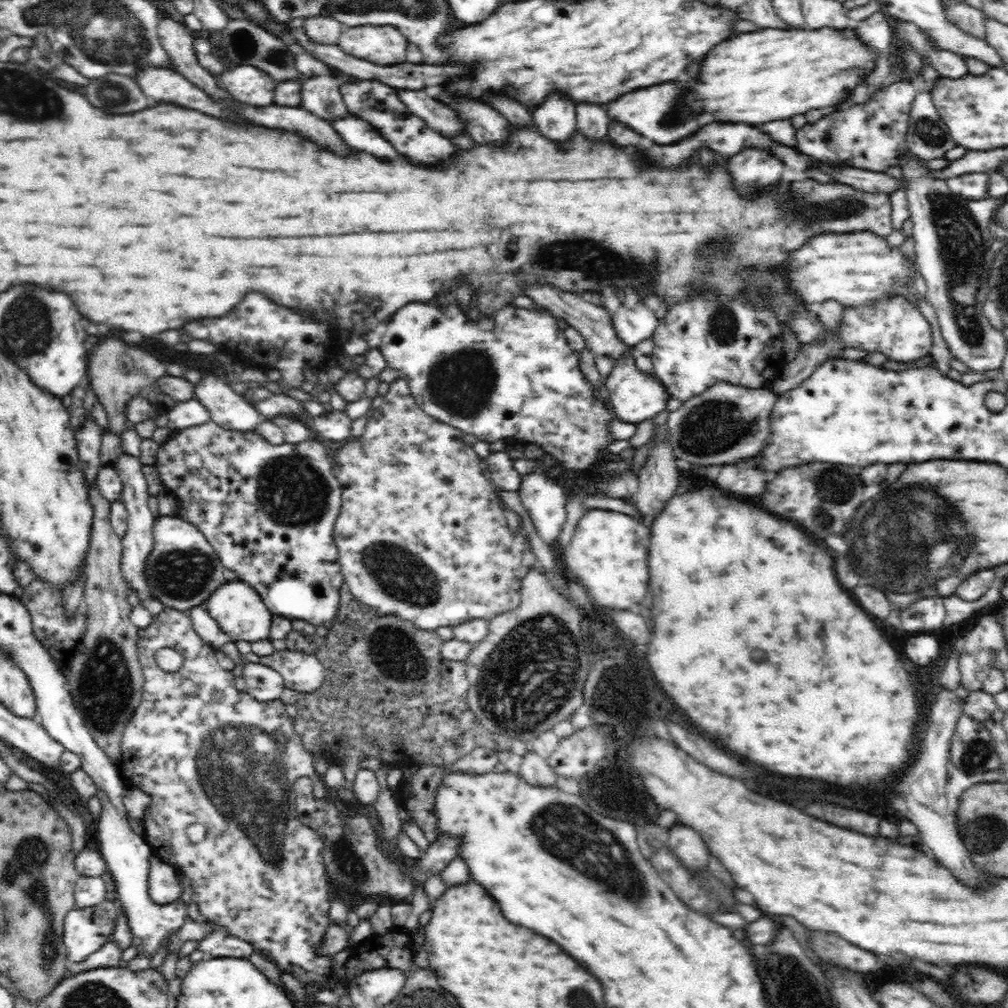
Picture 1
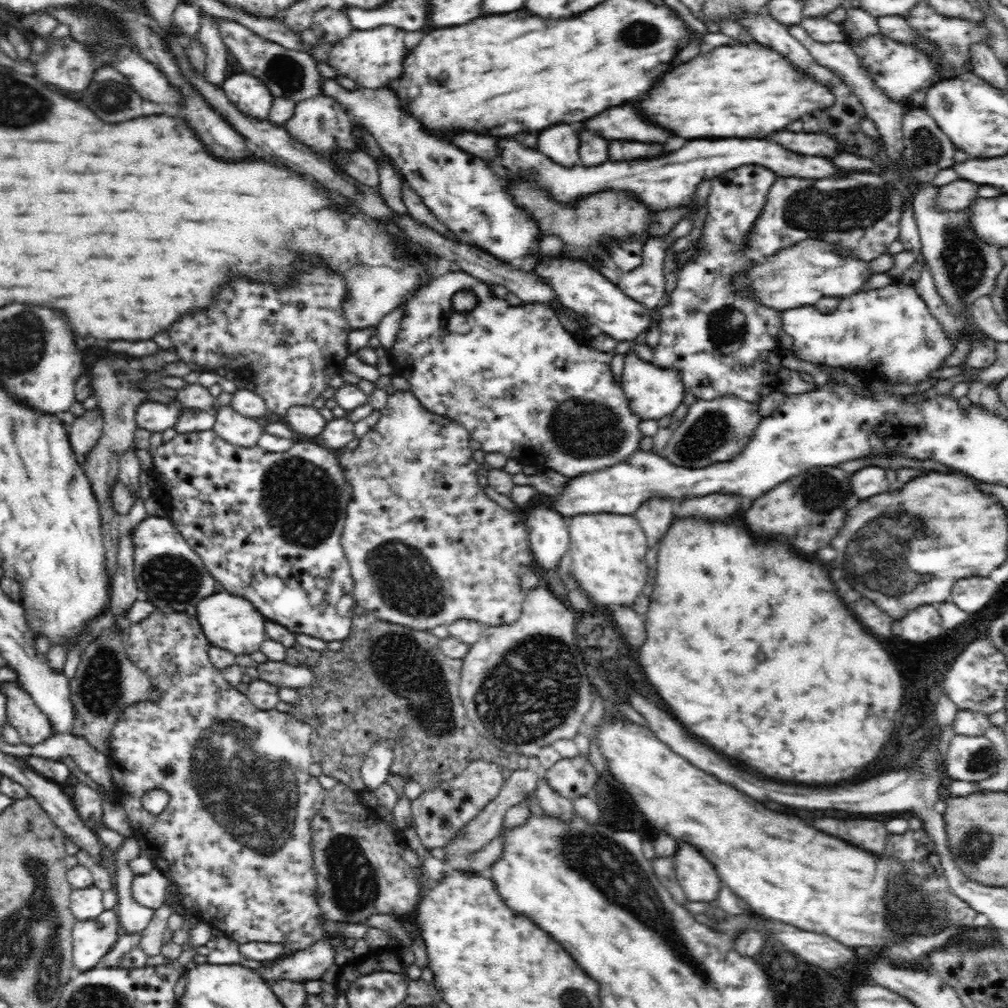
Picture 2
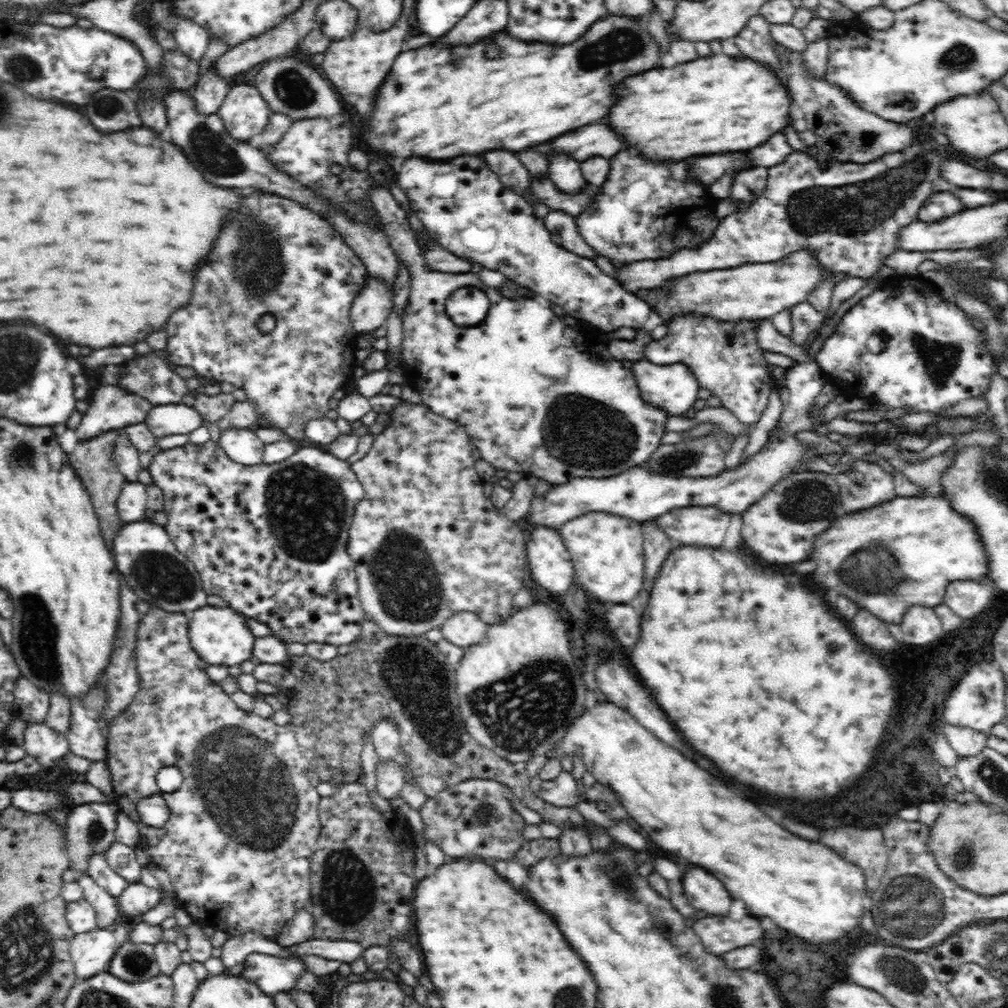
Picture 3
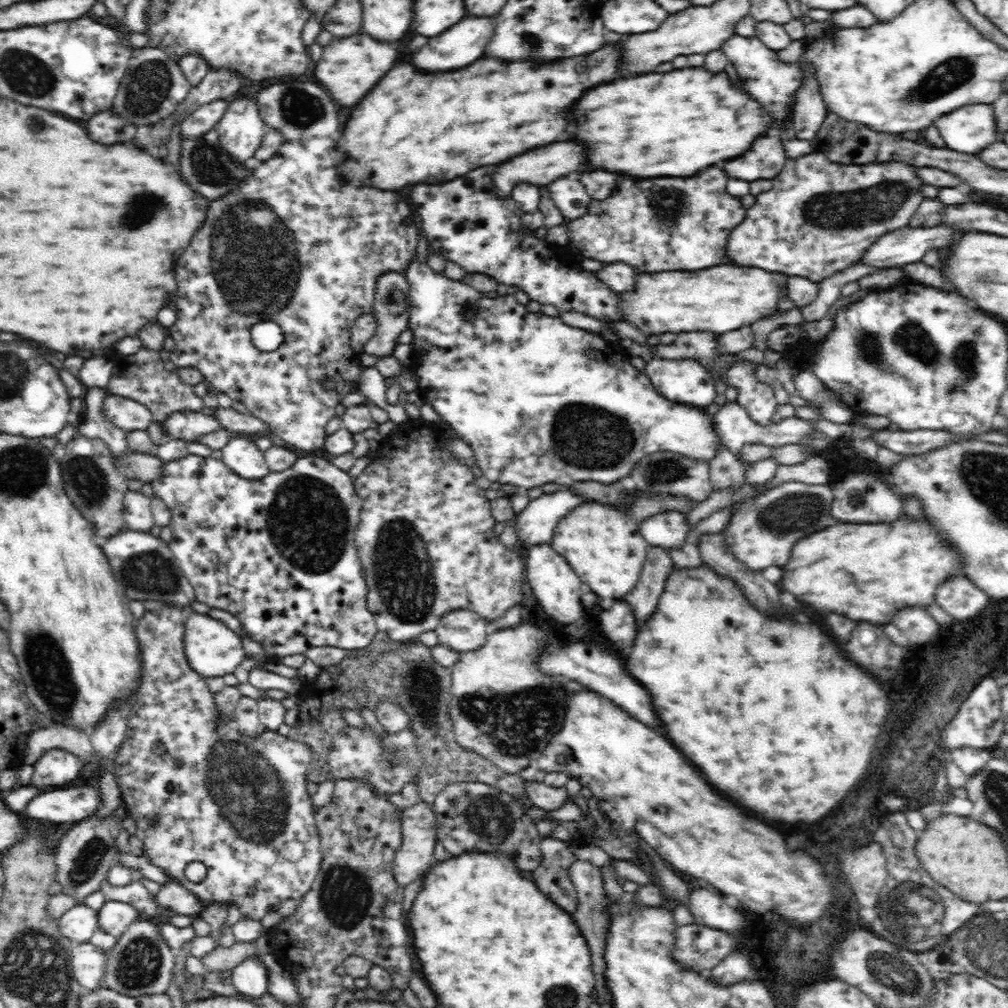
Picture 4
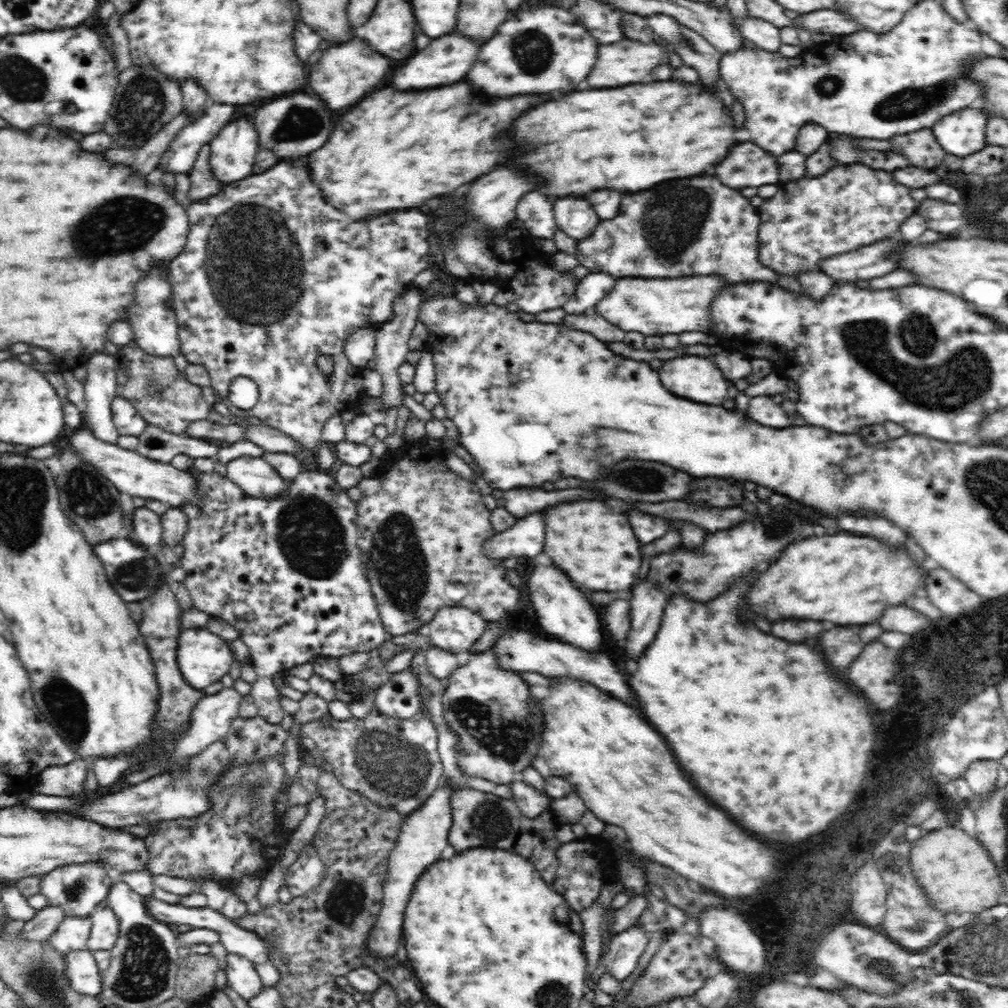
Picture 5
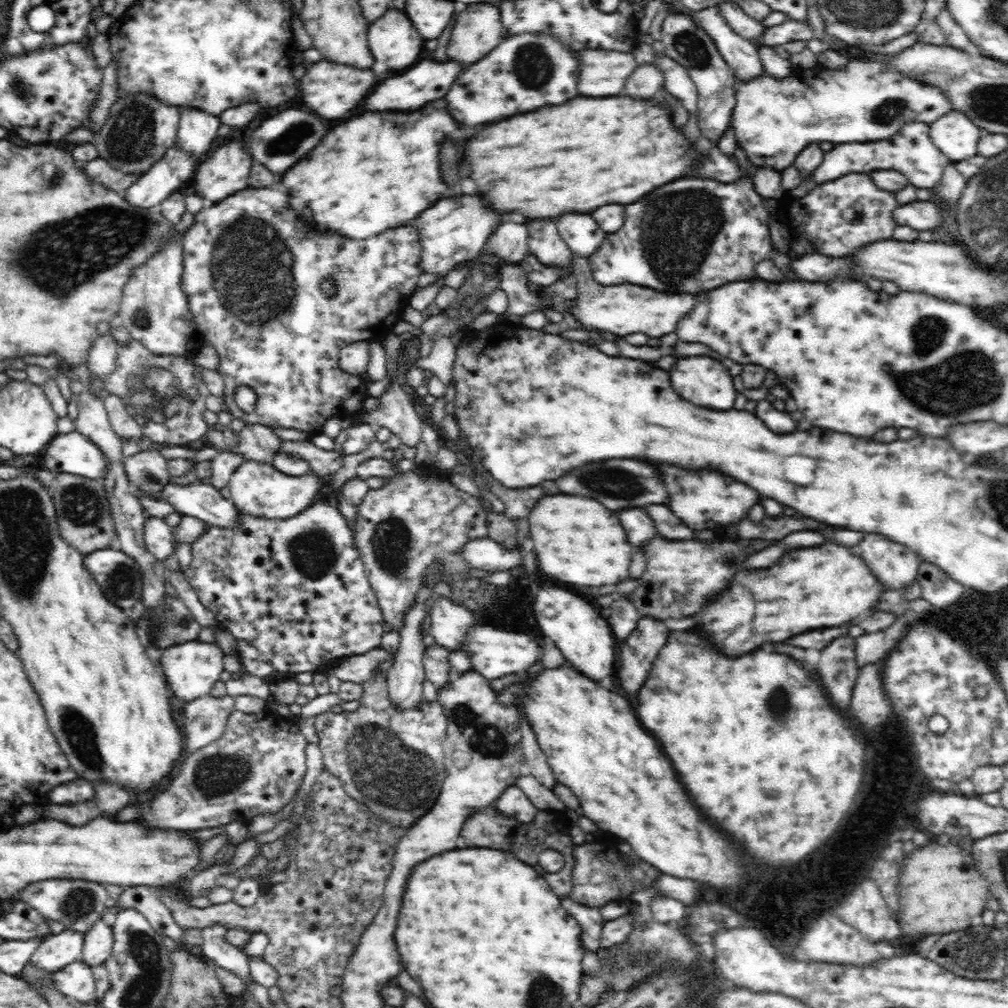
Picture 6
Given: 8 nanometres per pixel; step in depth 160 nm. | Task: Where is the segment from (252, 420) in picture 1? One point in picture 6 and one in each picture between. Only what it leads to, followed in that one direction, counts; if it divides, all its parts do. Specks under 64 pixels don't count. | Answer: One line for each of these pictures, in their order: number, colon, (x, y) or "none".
2: (238, 430)
3: (243, 446)
4: (242, 457)
5: (253, 475)
6: (258, 489)

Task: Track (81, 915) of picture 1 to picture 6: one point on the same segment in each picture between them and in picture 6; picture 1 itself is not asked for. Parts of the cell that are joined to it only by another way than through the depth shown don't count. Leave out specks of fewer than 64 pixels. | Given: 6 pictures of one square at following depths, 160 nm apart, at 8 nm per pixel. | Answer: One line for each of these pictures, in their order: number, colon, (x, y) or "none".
2: (92, 940)
3: (91, 952)
4: (88, 963)
5: (82, 971)
6: (76, 981)

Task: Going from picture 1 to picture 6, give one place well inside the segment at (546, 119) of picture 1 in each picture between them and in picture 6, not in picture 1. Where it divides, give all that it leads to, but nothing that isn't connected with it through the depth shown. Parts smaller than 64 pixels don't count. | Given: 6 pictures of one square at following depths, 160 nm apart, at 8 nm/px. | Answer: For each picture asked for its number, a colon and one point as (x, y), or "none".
2: (560, 143)
3: (564, 172)
4: (569, 196)
5: (577, 219)
6: (581, 233)

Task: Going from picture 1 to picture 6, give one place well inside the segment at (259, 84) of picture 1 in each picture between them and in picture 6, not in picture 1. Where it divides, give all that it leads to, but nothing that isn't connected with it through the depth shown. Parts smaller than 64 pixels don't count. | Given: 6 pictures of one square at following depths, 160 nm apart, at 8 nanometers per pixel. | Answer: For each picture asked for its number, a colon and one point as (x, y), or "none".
2: (249, 94)
3: (244, 112)
4: (240, 131)
5: (232, 151)
6: (225, 172)

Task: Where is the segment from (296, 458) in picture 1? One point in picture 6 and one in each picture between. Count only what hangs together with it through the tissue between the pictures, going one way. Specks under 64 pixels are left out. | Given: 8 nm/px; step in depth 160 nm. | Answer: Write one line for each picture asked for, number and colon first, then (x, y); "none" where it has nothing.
2: (267, 525)
3: (271, 539)
4: (278, 553)
5: (288, 575)
6: (294, 593)

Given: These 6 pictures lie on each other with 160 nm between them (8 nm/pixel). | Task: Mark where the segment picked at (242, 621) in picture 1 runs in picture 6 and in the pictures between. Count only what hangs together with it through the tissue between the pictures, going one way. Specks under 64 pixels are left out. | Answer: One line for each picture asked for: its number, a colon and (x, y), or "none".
2: (230, 622)
3: (219, 635)
4: (212, 649)
5: (202, 658)
6: (191, 669)

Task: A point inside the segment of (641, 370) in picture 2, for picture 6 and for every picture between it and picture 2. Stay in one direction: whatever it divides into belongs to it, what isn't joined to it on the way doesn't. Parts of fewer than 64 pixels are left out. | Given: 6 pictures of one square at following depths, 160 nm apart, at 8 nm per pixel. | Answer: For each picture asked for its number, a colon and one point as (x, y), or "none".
3: (673, 388)
4: (684, 381)
5: (690, 377)
6: (704, 382)

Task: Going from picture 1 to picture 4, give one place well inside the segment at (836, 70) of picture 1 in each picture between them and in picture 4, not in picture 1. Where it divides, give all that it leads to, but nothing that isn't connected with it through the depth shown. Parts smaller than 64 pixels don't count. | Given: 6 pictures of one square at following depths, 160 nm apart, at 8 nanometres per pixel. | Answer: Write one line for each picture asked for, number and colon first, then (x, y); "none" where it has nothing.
2: (732, 91)
3: (713, 104)
4: (673, 124)

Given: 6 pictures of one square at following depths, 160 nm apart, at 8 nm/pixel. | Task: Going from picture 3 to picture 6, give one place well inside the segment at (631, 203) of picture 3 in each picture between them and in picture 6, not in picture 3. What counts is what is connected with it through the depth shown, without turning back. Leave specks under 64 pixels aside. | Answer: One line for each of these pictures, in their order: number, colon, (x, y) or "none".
4: (665, 224)
5: (696, 227)
6: (697, 235)

